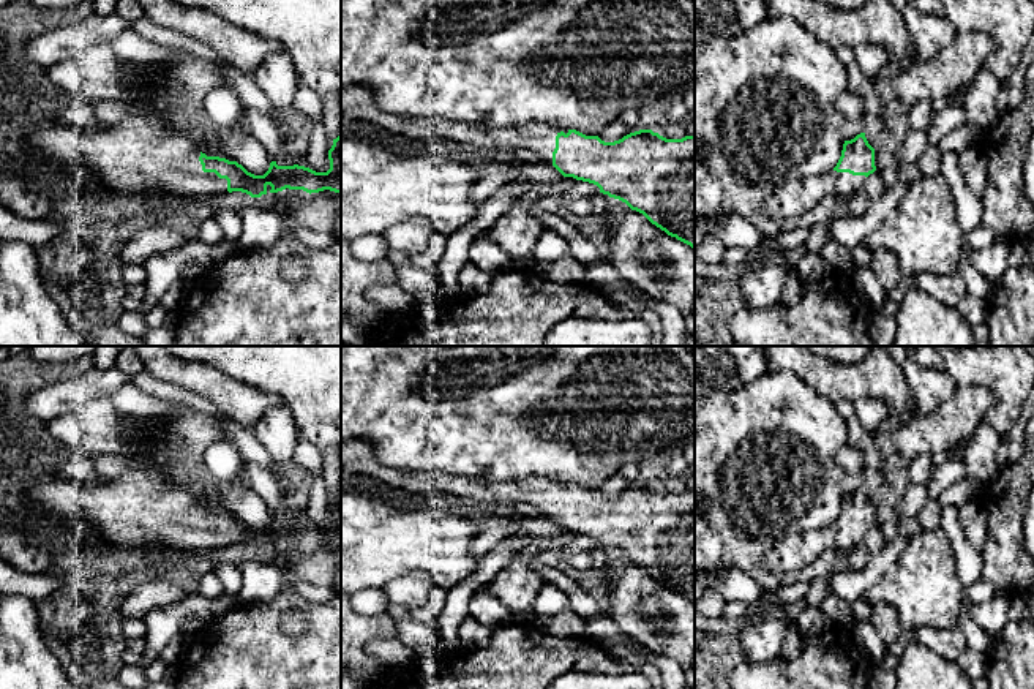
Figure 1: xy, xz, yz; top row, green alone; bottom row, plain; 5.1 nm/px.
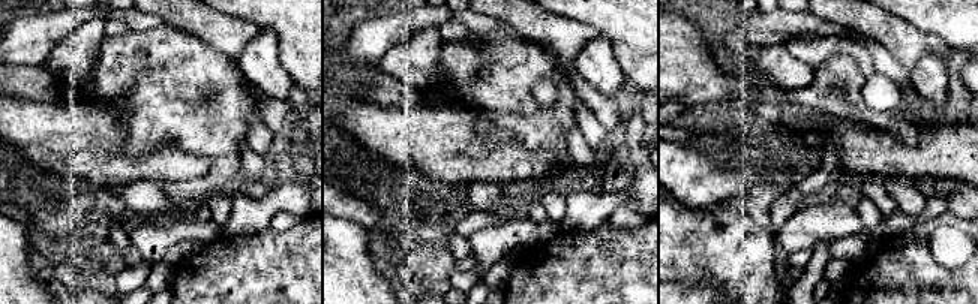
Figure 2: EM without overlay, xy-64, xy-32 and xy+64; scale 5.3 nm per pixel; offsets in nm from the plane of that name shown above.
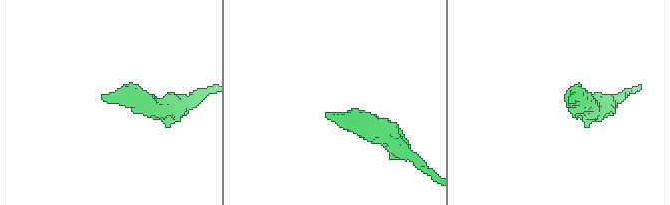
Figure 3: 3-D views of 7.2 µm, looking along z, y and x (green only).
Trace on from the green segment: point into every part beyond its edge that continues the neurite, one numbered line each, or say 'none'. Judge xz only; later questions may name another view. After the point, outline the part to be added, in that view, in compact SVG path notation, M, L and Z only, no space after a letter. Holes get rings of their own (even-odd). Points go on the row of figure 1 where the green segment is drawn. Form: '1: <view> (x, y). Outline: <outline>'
1: xz (357, 103). Outline: M343 85L341 87L341 117L350 119L350 120L360 120L360 122L368 122L374 123L377 128L382 128L393 134L398 139L409 141L412 144L420 144L420 142L428 142L431 139L440 139L440 141L451 141L451 142L463 142L469 144L480 149L504 149L504 150L518 150L518 149L526 149L529 152L534 152L538 158L540 163L553 164L553 152L556 149L556 136L564 131L554 125L548 125L545 122L527 122L527 123L519 123L515 126L486 126L481 123L464 123L464 122L448 122L439 117L433 119L421 119L421 117L406 117L399 114L388 114L382 109L377 107L376 100L373 98L371 92L363 87L363 85ZM567 130L564 131L565 134L568 133Z

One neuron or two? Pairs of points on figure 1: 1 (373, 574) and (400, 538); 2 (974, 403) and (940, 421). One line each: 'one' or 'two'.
1: one
2: one

